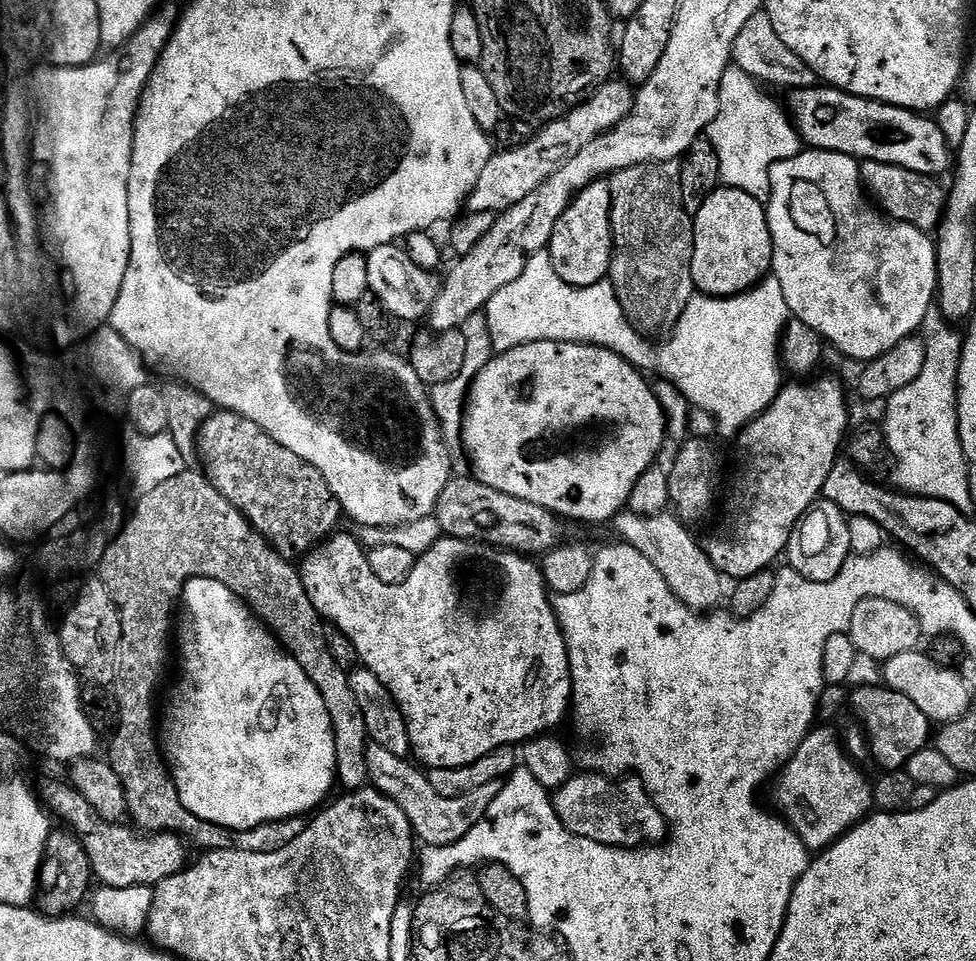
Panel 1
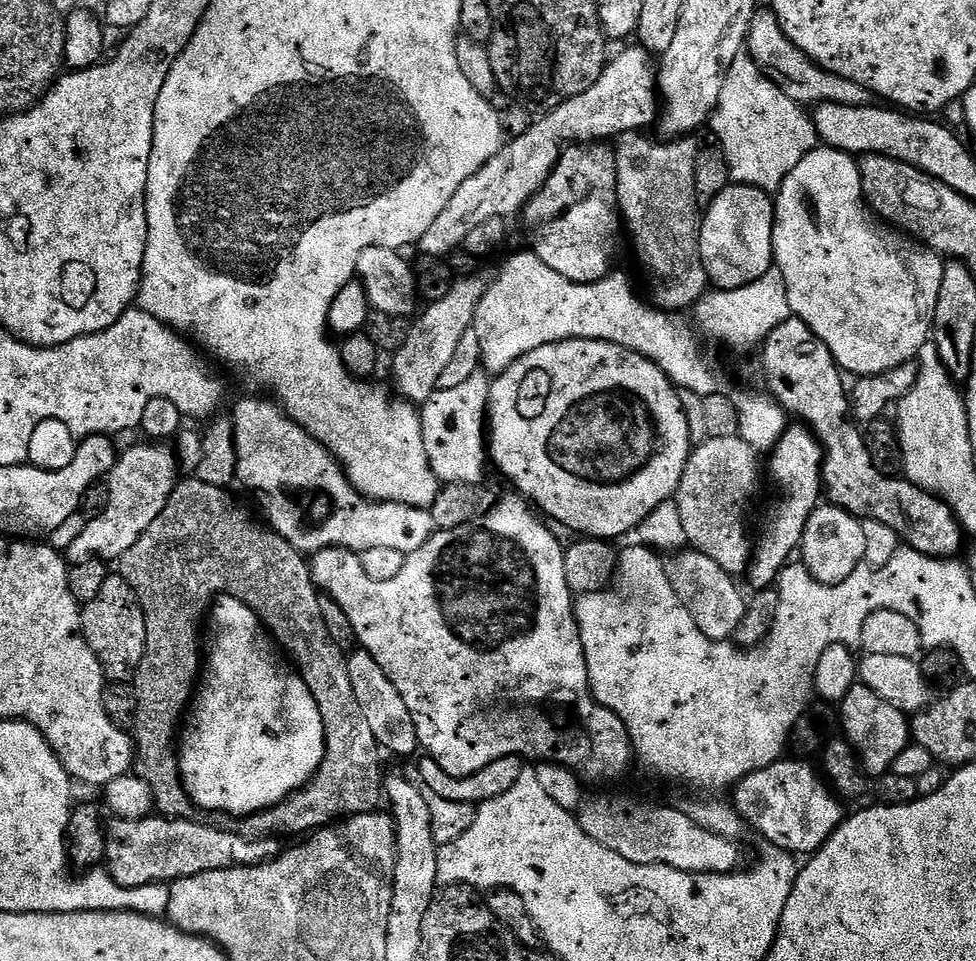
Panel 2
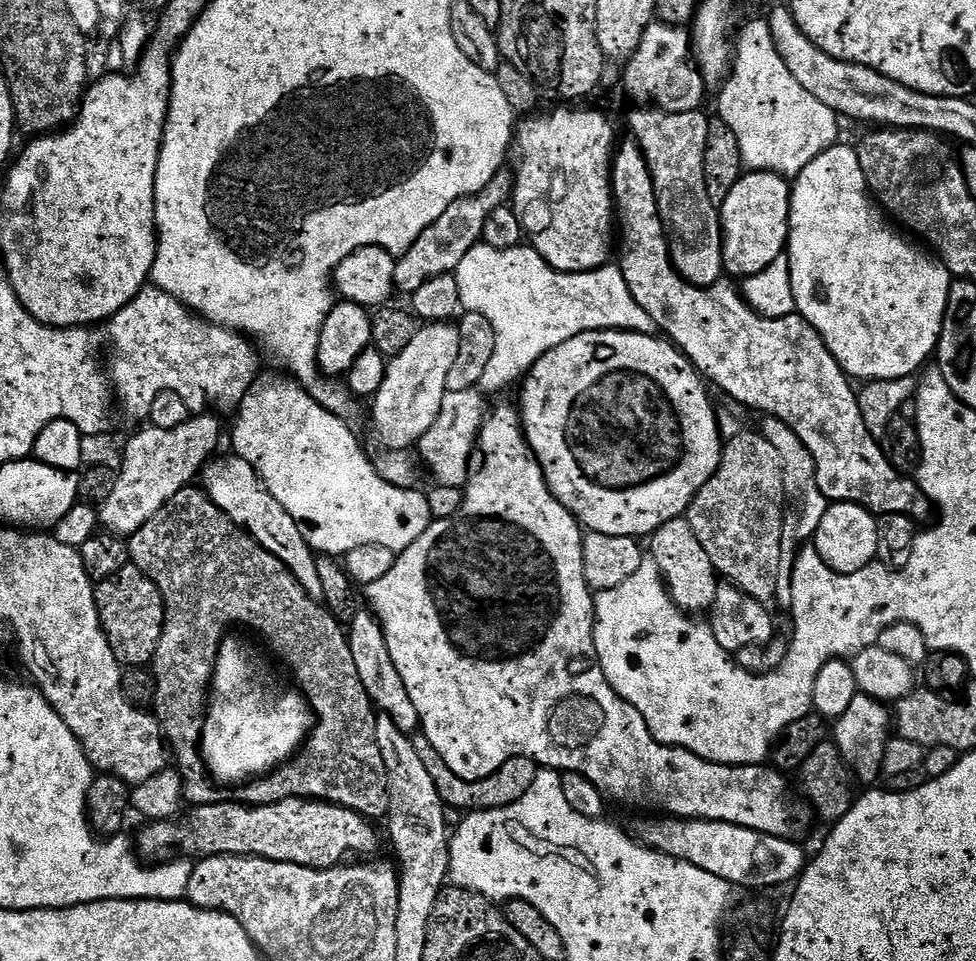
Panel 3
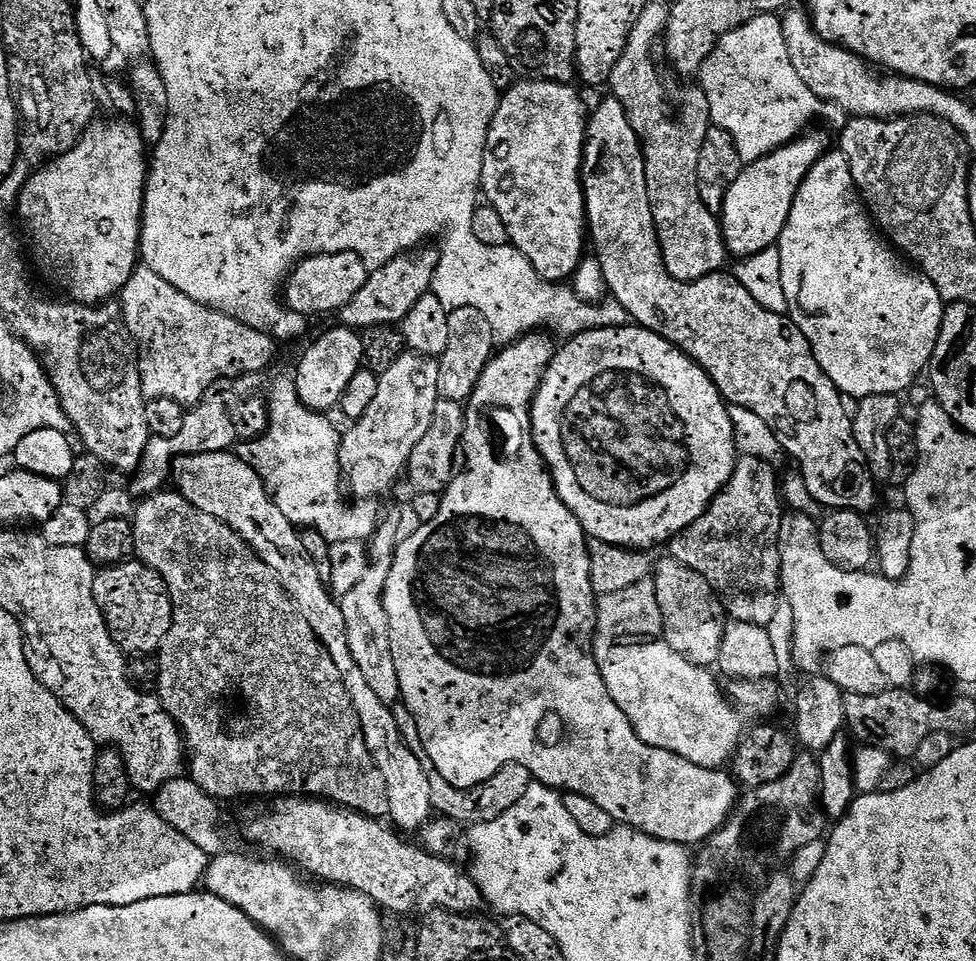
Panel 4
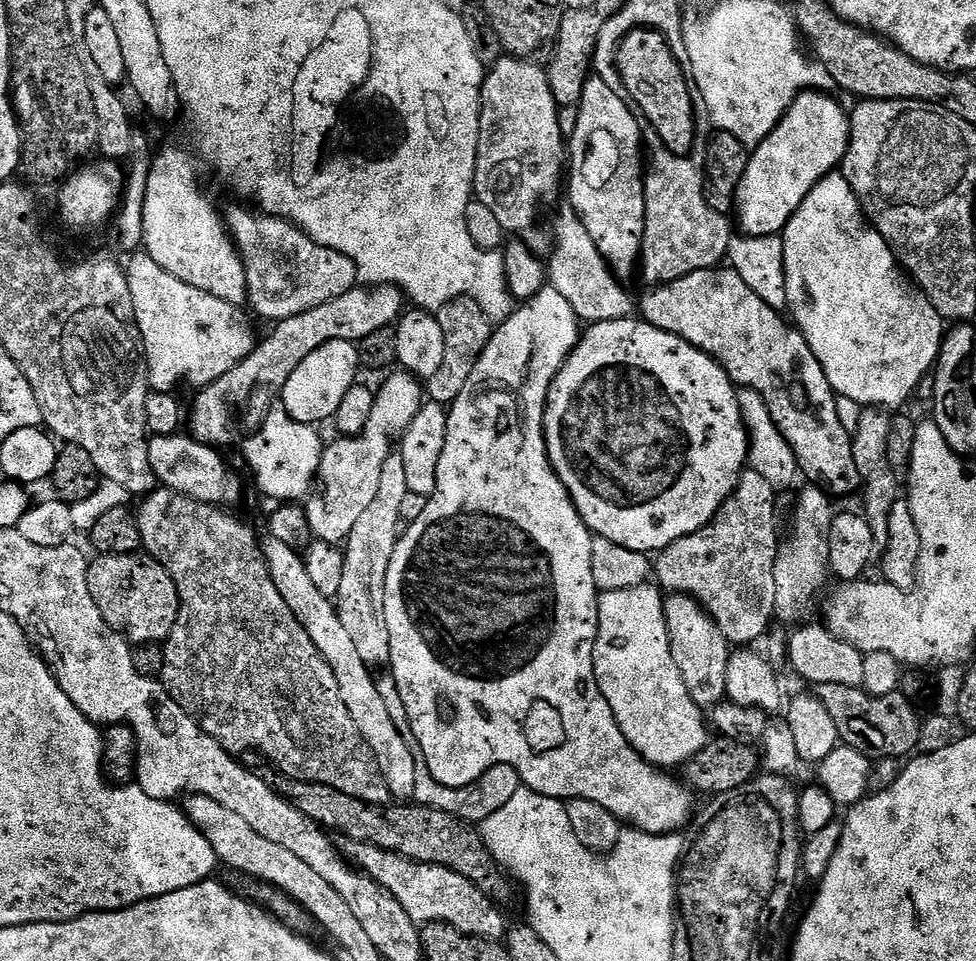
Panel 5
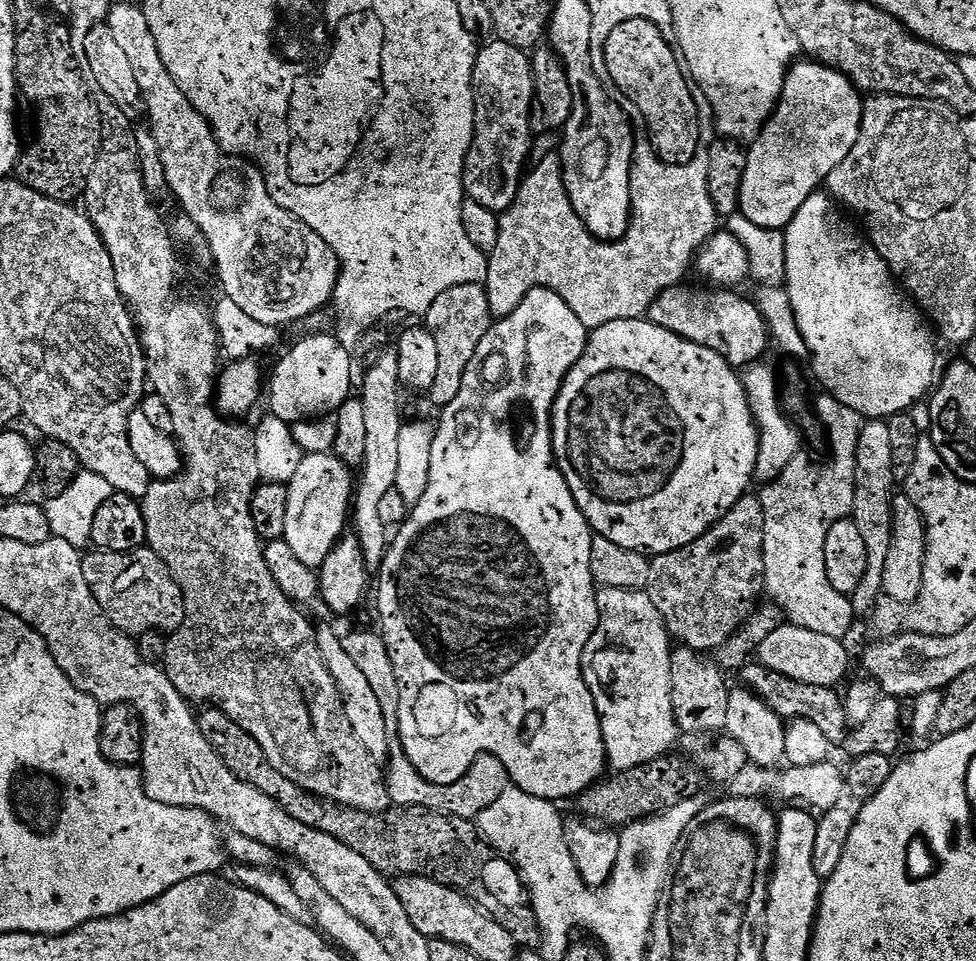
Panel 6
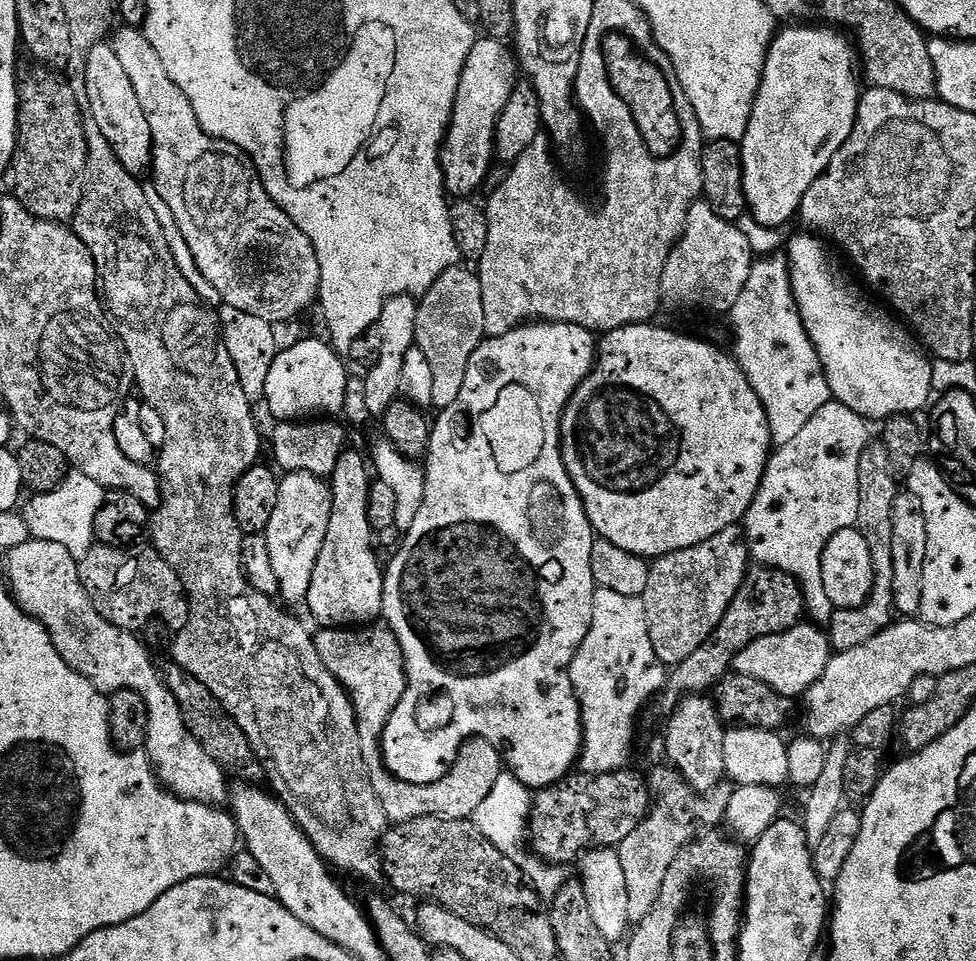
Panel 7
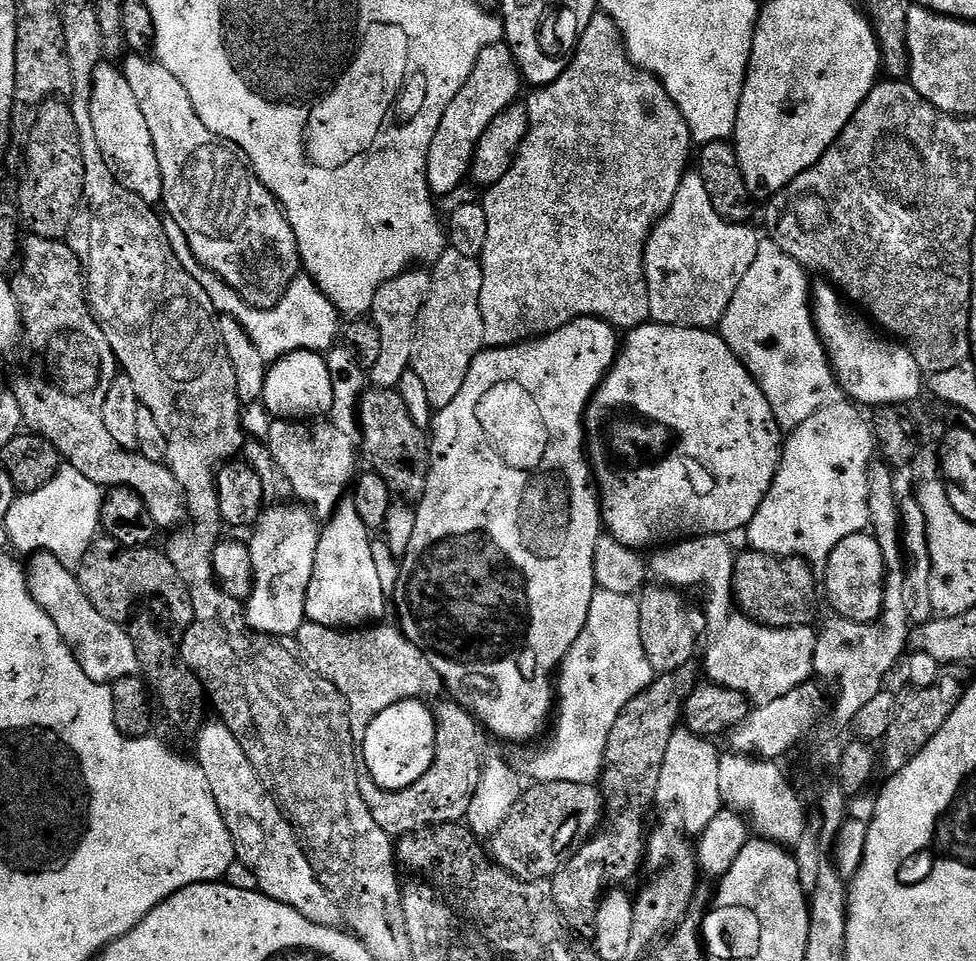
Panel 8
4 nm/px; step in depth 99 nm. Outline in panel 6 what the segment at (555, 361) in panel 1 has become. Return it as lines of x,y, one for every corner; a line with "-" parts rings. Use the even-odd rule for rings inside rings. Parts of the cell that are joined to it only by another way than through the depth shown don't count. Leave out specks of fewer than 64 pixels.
641,318
639,320
623,320
622,322
606,322
606,326
591,329
588,345
582,354
582,358
578,358
576,365
568,372
568,376
556,396
556,403
552,405
552,453
556,456
556,465
560,468
560,473
564,475
570,490
574,494
574,502
582,510
584,517
588,519
588,525
591,526
593,533
610,538
610,542
614,542
618,546
626,546
626,550
643,552
649,557
654,557
673,552
679,548
685,548
693,544
698,538
702,538
702,534
709,532
751,489
748,487
754,484
755,464
758,462
759,430
756,427
756,421
752,418
750,406
747,404
746,394
743,390
743,382
737,369
725,362
714,350
710,350
706,346
698,346
689,340
683,340
678,334
652,323
647,318

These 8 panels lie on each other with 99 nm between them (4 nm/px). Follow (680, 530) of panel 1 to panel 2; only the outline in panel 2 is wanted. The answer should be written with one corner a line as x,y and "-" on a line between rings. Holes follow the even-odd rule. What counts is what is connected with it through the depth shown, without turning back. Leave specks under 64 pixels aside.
695,550
681,551
676,558
668,568
668,581
672,584
672,589
679,594
680,601
696,617
696,624
712,641
731,641
732,635
740,632
749,603
746,596
740,593
739,586
732,581
735,580
733,573
722,570
718,562

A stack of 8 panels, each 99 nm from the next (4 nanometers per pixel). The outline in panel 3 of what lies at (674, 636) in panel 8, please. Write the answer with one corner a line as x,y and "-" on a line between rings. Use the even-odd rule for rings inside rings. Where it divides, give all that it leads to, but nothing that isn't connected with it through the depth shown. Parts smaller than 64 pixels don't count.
743,430
734,438
730,438
720,449
720,465
718,470
696,492
686,513
686,518
694,532
694,538
702,544
702,550
710,558
717,573
724,576
729,585
739,588
745,596
761,602
769,602
776,596
776,588
780,584
778,566
782,558
782,526
786,519
786,497
784,495
784,463
770,446
770,442
759,431

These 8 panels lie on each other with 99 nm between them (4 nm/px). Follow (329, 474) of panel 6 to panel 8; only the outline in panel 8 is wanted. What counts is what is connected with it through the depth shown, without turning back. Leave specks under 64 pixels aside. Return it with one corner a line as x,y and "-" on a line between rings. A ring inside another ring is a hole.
299,503
273,505
260,513
251,533
252,540
247,541
252,559
252,590
246,597
246,624
253,633
288,638
284,636
295,637
306,621
307,587
314,574
321,525
308,508

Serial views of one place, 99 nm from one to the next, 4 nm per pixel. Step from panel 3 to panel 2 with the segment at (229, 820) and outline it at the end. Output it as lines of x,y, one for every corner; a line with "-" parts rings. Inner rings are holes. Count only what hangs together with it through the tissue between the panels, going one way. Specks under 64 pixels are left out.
161,814
144,816
141,820
120,820
120,844
107,845
106,864
112,877
124,888
145,888
148,884
175,882
219,868
263,864
281,855
279,842
268,836
251,840
240,832
227,832
201,820
172,819

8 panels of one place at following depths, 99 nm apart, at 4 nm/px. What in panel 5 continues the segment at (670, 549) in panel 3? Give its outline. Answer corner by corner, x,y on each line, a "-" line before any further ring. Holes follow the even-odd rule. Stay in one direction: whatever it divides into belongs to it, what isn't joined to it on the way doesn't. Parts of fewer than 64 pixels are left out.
672,594
664,600
664,630
668,634
670,650
678,670
682,674
682,682
694,698
694,702
701,710
711,710
727,697
726,690
726,670
728,669
728,658
730,655
730,645
728,639
718,630
715,620
709,616
708,611
701,606
699,600
693,600
691,596

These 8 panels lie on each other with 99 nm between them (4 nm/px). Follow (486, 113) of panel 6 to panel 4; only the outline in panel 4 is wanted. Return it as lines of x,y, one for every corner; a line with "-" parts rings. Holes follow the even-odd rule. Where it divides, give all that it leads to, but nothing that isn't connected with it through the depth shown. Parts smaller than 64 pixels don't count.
524,78
521,84
516,84
508,93
499,97
496,113
490,124
488,131
488,142
486,144
486,154
484,155
484,165
482,166
482,178
480,186
482,196
493,208
498,210
502,217
502,222
506,222
506,230
512,247
521,252
528,259
530,266
538,270
538,274
543,280
553,282
564,282
580,268
580,259
584,256
584,244
586,248
586,221
588,215
584,209
584,182
582,179
582,169
584,167
584,148
588,139
588,122
586,119
586,108
580,101
580,96
575,92
572,84
555,84
549,80
537,80
535,78

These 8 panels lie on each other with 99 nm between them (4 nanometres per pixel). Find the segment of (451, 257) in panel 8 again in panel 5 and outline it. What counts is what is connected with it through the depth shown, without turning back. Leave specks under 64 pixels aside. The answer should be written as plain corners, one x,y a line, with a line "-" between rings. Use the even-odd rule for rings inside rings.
459,296
446,302
446,306
442,306
435,315
438,326
442,326
442,335
446,337
446,355
442,358
438,374
426,381
426,396
431,403
451,406
458,394
462,394
466,382
470,382
470,374
474,374
474,366
482,350
486,350
490,342
494,324
484,313
482,306
478,306
478,302
474,302
469,296

